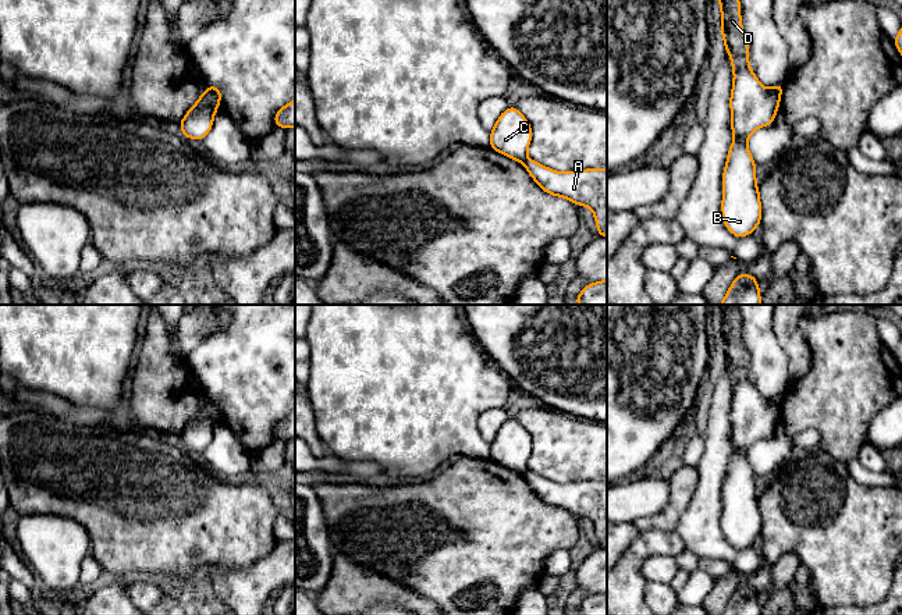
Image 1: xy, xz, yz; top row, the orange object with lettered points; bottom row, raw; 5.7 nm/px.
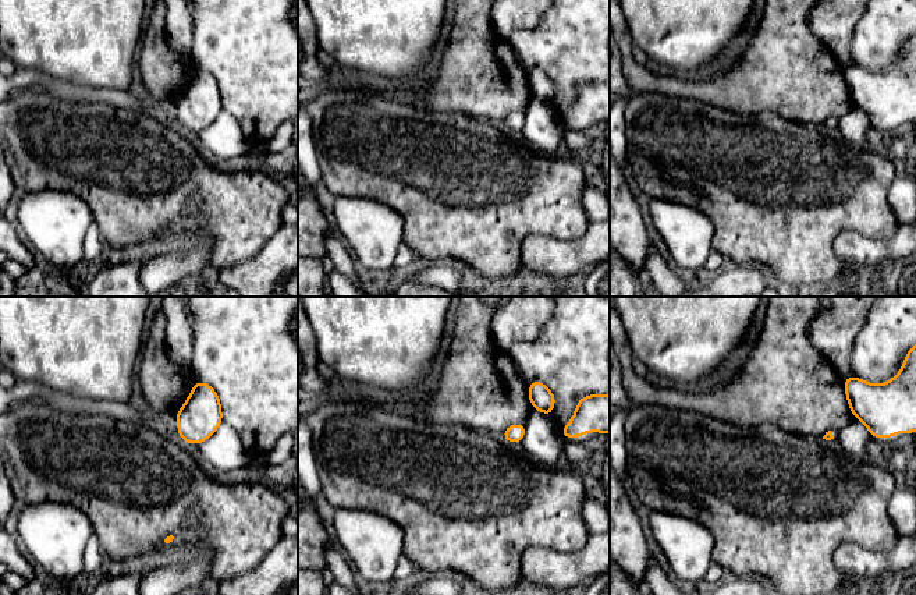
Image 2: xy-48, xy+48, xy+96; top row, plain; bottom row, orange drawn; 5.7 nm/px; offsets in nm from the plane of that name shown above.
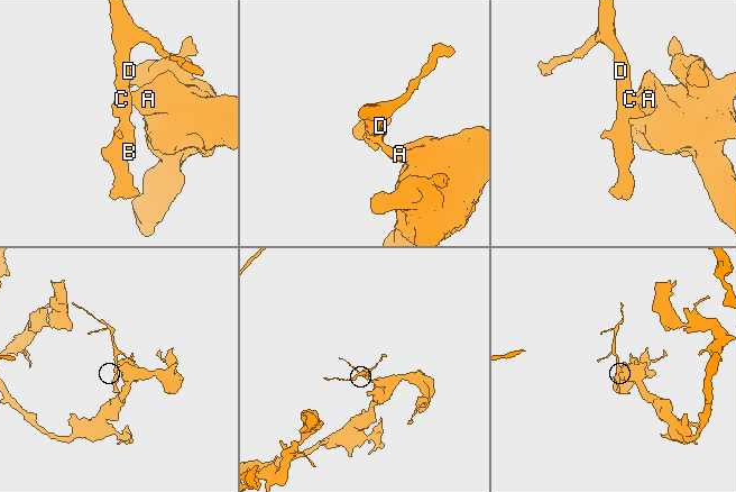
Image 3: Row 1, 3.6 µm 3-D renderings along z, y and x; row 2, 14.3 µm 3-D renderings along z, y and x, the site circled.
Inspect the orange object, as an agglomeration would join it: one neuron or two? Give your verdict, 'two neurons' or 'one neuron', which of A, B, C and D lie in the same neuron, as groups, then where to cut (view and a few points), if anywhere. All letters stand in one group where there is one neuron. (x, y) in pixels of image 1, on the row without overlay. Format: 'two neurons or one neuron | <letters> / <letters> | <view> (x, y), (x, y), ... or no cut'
two neurons | A / B C D | yz (771, 401), (780, 409)

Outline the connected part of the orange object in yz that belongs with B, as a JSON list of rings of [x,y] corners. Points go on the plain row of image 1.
[[[718,305],[721,345],[734,381],[729,420],[734,454],[722,483],[721,526],[736,550],[752,547],[761,536],[761,515],[756,495],[756,474],[747,461],[749,448],[774,434],[780,409],[766,401],[749,378],[749,353],[743,345],[738,305]]]

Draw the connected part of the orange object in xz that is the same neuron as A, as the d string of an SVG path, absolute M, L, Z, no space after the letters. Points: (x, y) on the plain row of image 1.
M530 470L522 476L535 494L548 506L590 519L599 541L596 548L607 550L607 481L589 480L558 484Z

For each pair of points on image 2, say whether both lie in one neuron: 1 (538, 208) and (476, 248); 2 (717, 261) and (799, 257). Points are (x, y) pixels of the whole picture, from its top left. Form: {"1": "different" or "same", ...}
{"1": "same", "2": "different"}

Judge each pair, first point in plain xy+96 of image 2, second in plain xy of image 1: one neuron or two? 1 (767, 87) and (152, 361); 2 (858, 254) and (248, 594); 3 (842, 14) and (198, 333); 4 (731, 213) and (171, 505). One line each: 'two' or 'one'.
1: one
2: one
3: one
4: one

